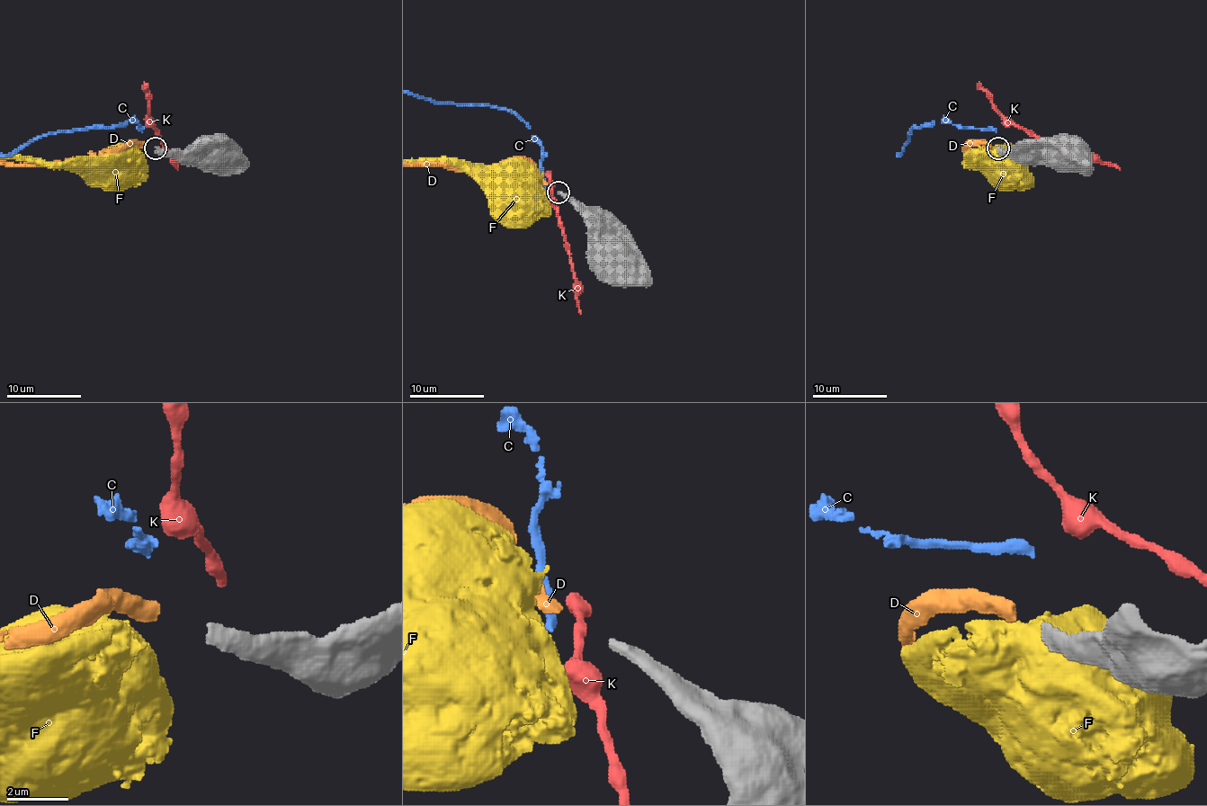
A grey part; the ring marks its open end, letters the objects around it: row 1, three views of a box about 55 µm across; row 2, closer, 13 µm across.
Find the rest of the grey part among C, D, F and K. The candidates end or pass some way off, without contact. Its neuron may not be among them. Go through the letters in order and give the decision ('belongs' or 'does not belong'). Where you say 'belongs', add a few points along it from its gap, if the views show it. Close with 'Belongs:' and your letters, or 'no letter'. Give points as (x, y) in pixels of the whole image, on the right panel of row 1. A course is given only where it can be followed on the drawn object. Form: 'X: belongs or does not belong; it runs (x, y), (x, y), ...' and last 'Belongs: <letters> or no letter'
C: does not belong
D: belongs
F: does not belong
K: does not belong
Belongs: D

